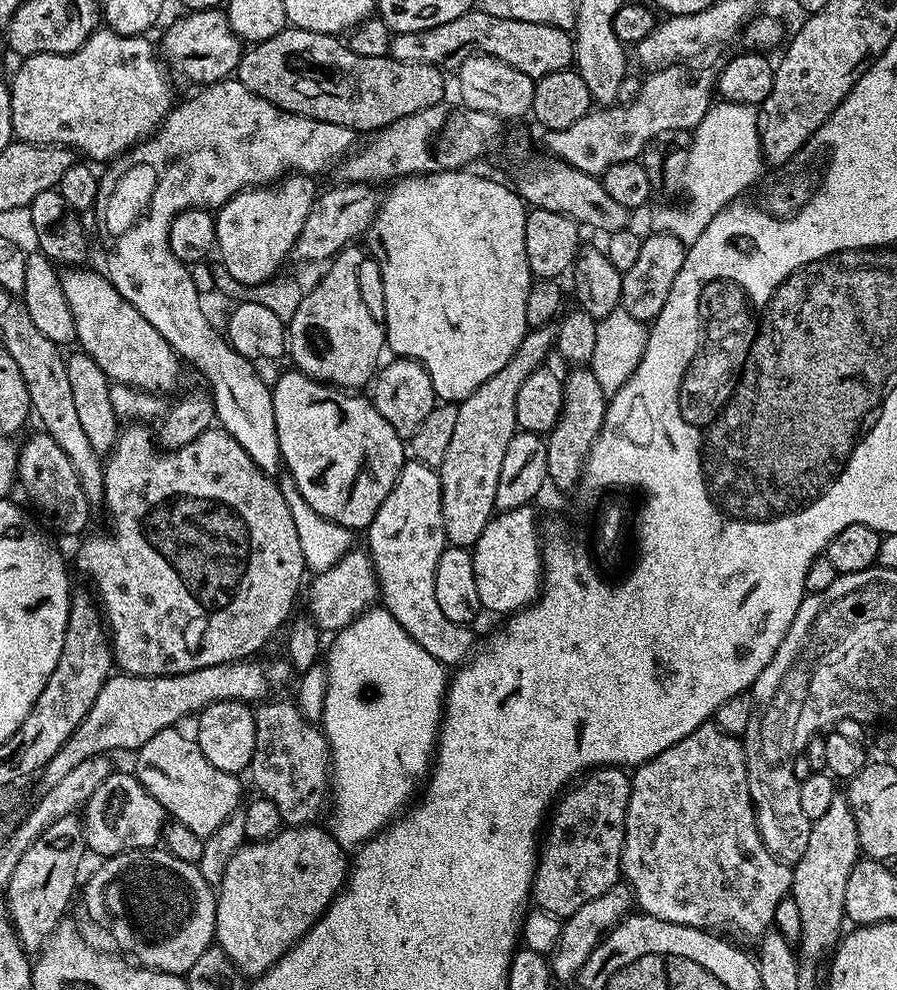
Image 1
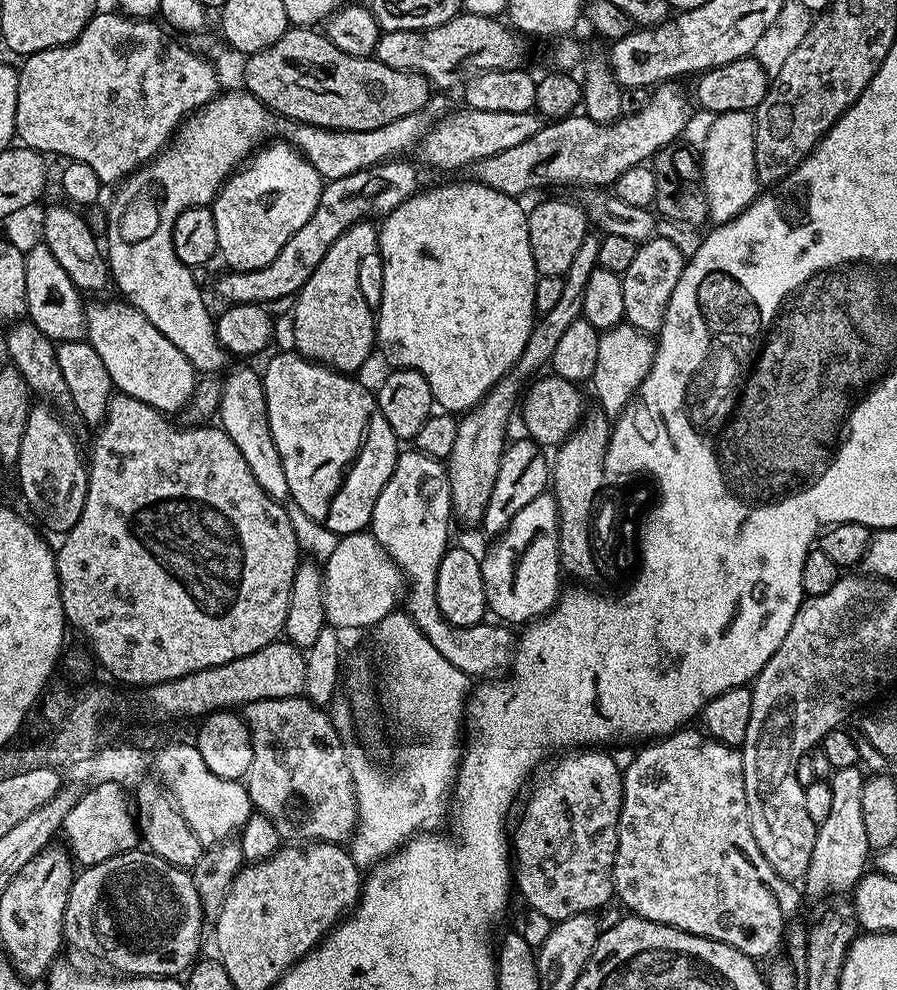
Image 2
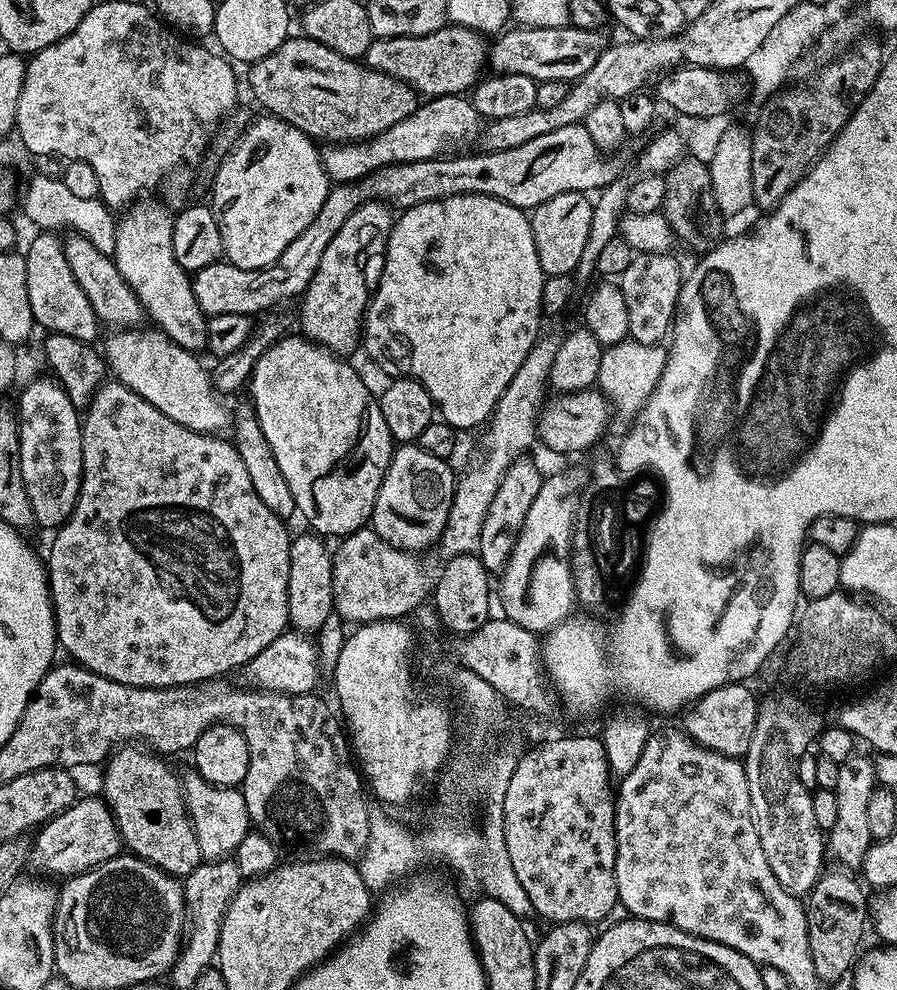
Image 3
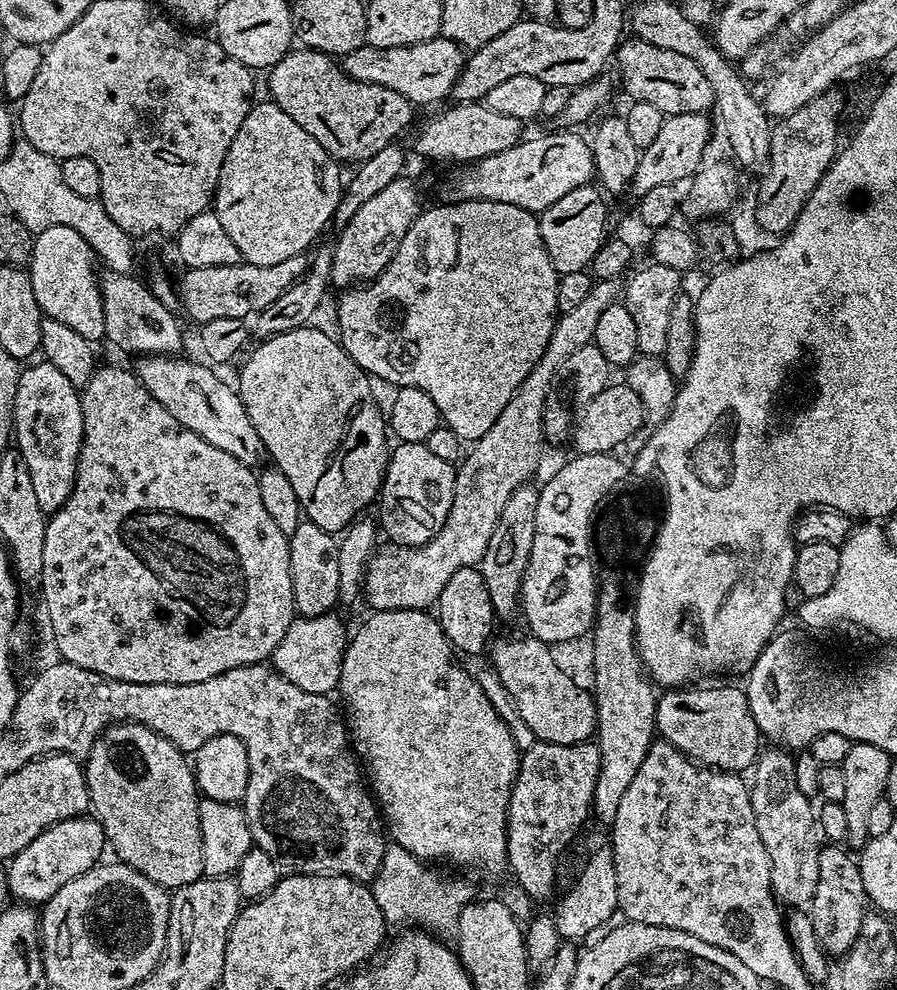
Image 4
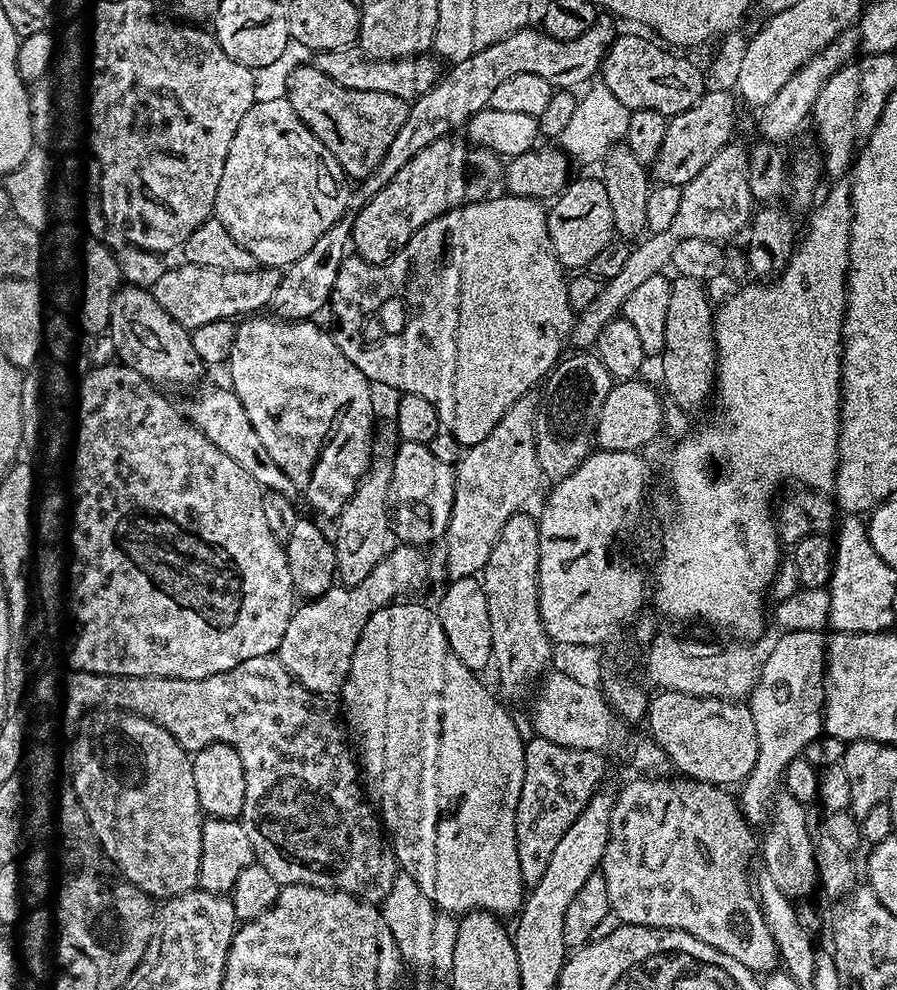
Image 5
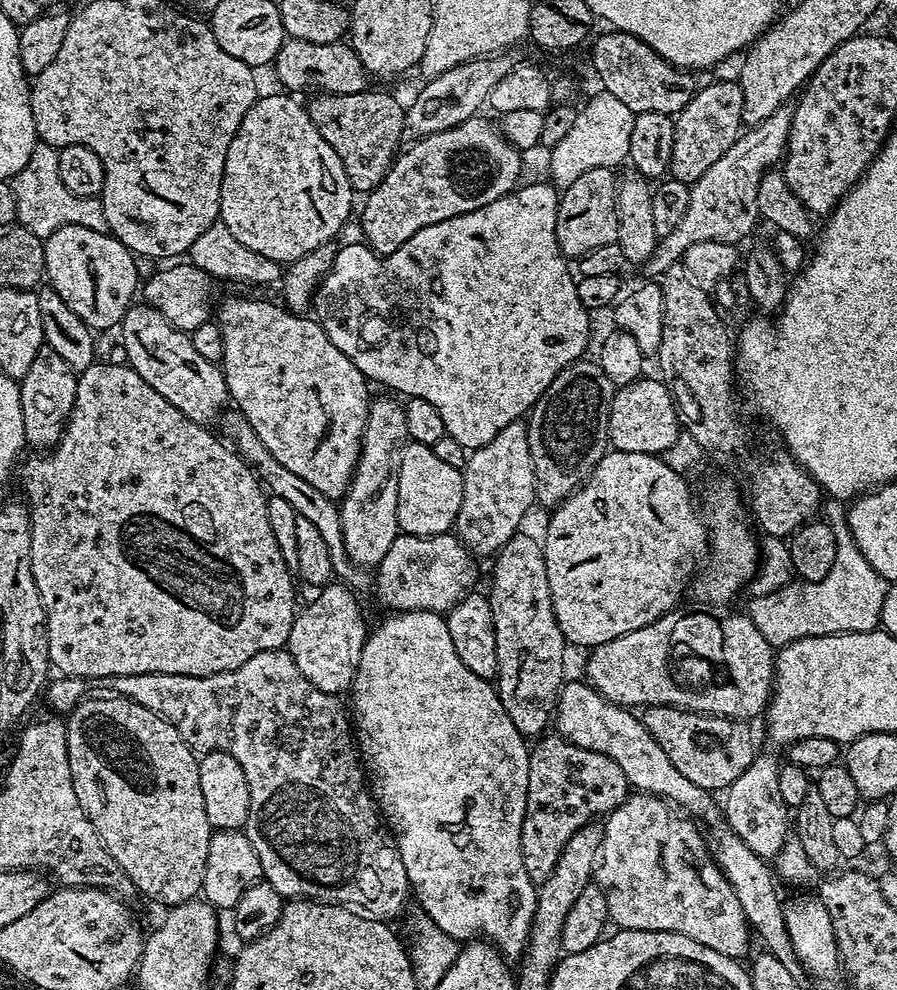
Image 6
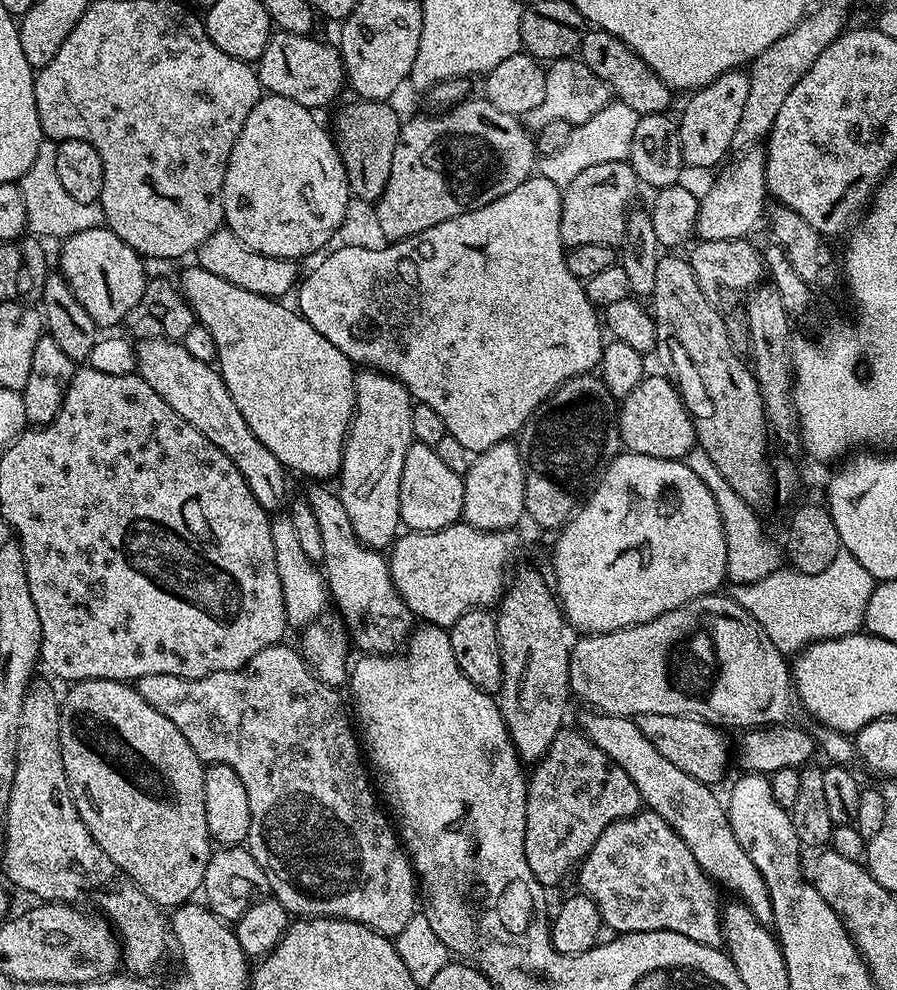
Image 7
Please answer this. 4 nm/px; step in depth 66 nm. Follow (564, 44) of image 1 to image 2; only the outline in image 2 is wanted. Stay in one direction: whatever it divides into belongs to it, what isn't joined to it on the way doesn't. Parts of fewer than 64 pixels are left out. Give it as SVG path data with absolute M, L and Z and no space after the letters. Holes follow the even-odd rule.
M461 11L442 26L422 30L381 31L374 58L394 70L422 74L436 90L459 89L464 78L471 78L478 70L493 72L499 68L520 68L524 60L525 37L513 30L503 19L478 16Z

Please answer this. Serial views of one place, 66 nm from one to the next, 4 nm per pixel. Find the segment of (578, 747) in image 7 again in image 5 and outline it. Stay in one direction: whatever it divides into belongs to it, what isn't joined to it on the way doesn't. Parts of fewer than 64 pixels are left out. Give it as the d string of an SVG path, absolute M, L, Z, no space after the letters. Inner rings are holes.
M538 735L525 743L522 798L518 798L516 811L518 866L525 885L536 884L538 878L546 874L546 865L550 862L550 854L554 854L554 846L562 842L562 834L570 830L574 818L582 814L590 798L601 787L604 758L599 752L558 746Z

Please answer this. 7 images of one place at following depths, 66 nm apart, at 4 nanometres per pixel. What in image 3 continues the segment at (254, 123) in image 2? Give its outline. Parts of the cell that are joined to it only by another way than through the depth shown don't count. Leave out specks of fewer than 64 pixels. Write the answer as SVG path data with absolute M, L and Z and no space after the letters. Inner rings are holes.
M467 95L434 96L417 103L414 114L402 118L402 122L396 122L390 130L384 130L373 140L327 145L320 153L320 161L324 164L329 181L336 184L352 184L391 164L434 160L453 150L467 149L464 147L475 140L477 143L481 134L482 118ZM152 198L137 200L117 219L114 259L130 290L138 294L147 317L156 323L153 325L187 352L199 353L208 347L208 321L198 306L198 298L194 298L192 276L178 266L174 258L174 212L158 201L148 199Z

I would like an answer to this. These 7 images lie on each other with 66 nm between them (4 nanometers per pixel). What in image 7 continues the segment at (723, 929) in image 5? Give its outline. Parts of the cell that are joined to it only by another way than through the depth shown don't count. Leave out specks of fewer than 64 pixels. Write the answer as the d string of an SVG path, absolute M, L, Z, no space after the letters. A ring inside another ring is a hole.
M641 810L634 816L614 822L610 826L606 826L606 830L602 830L602 834L598 838L598 842L594 842L594 846L589 850L587 856L584 857L579 865L580 872L580 888L579 891L585 896L589 896L591 900L598 906L600 911L600 919L603 923L609 924L618 933L621 932L657 932L658 930L666 930L667 932L677 932L686 938L694 938L694 942L702 942L702 946L710 946L711 948L720 948L724 944L724 930L722 927L722 900L716 897L717 885L708 877L704 871L698 866L698 862L694 858L694 854L690 854L690 846L686 846L686 842L682 842L682 838L667 824L657 812Z

